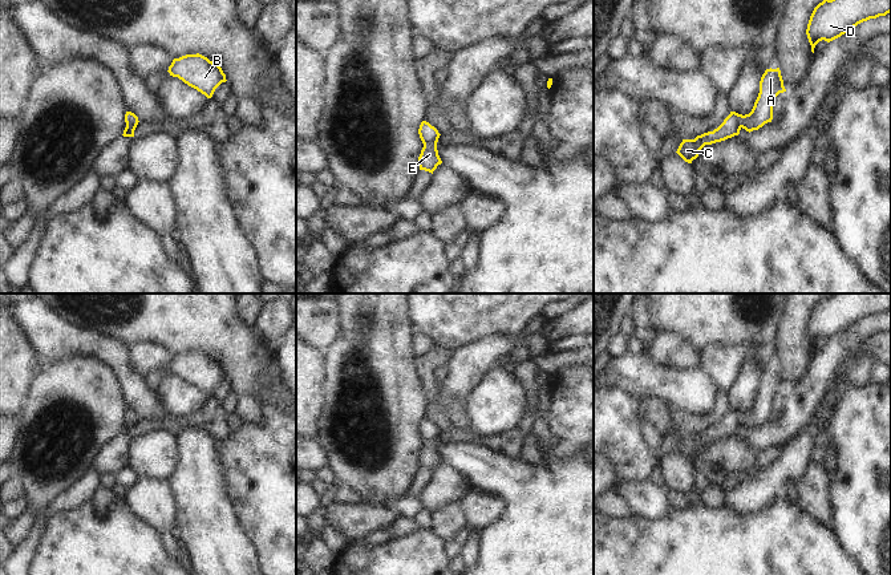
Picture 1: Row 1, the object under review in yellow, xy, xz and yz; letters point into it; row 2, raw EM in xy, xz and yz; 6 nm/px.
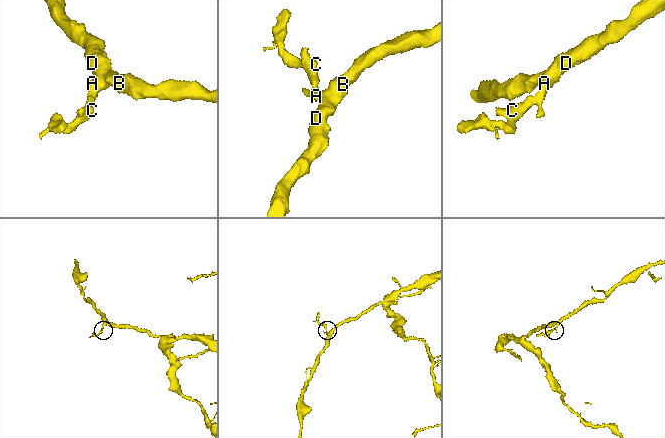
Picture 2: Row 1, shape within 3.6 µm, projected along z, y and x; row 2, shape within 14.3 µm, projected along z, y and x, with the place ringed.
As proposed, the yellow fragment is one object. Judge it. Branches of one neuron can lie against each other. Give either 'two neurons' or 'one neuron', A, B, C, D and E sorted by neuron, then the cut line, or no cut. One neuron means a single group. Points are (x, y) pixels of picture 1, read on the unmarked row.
one neuron | A B C D E | no cut

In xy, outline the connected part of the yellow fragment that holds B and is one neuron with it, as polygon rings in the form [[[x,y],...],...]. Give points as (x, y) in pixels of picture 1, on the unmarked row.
[[[199,351],[174,356],[167,369],[207,396],[211,396],[215,386],[227,378],[222,365]]]

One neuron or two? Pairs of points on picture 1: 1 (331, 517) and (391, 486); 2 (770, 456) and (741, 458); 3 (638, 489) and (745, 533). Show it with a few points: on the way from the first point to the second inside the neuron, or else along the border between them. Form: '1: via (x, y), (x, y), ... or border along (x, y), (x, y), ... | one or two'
1: border along (363, 503), (391, 507) | two
2: border along (760, 453), (752, 466), (733, 476) | two
3: border along (671, 507), (659, 518), (643, 518), (639, 515) | two

